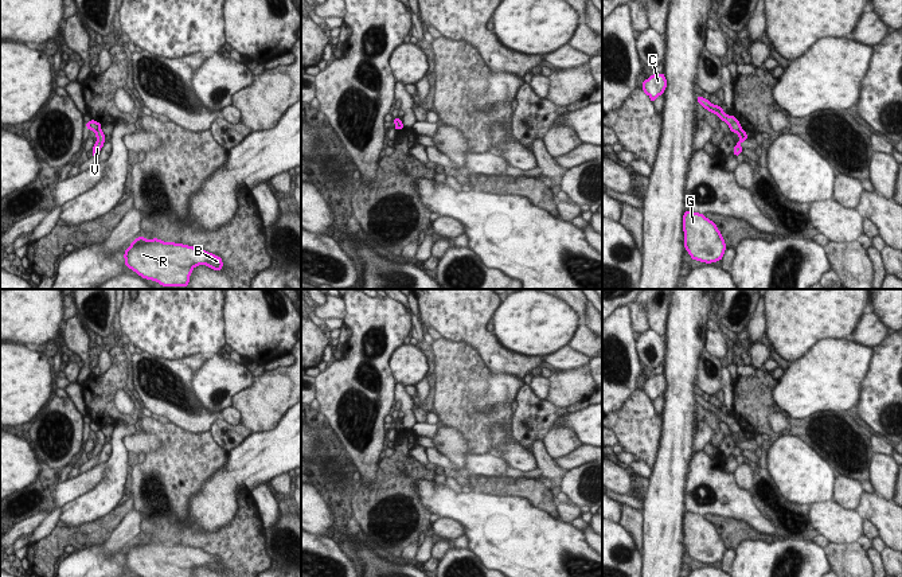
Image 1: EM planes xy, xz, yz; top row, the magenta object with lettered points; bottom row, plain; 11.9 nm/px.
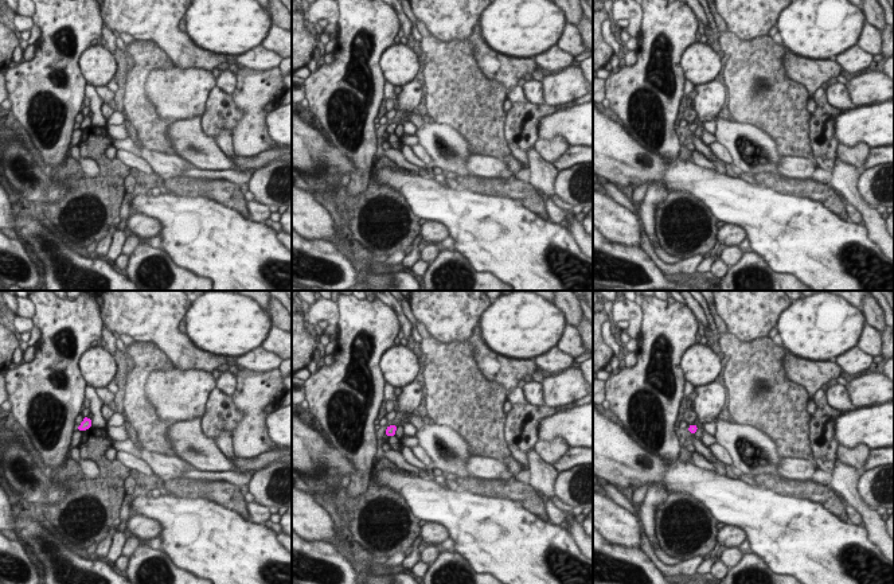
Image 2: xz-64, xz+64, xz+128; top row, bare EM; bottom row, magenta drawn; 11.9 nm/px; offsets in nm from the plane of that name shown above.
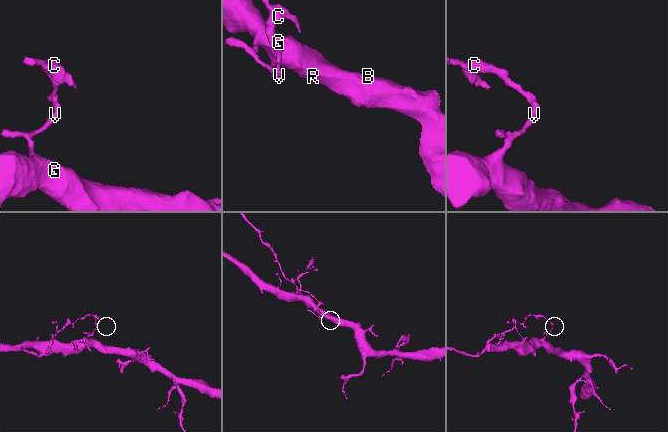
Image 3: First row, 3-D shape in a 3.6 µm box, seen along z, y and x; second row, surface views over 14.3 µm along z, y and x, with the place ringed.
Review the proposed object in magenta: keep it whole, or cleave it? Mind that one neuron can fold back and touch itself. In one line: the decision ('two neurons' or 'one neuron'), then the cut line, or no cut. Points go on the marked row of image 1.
two neurons; cut xy (100, 128), (94, 131)

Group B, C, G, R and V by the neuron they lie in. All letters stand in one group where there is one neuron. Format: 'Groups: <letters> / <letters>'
Groups: B G R V / C.

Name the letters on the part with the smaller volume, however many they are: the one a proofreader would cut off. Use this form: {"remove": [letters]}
{"remove": ["C"]}

